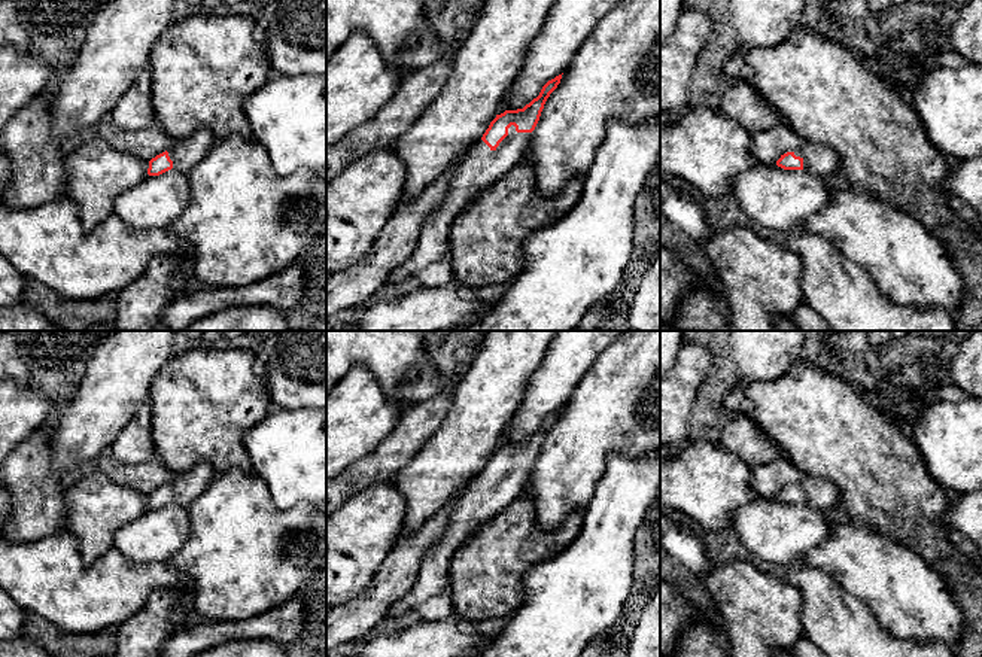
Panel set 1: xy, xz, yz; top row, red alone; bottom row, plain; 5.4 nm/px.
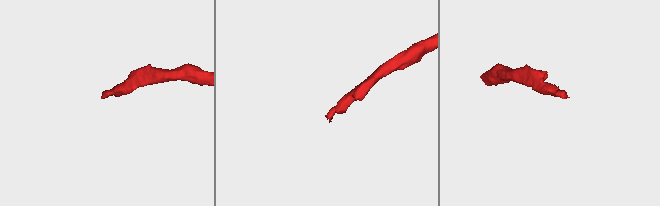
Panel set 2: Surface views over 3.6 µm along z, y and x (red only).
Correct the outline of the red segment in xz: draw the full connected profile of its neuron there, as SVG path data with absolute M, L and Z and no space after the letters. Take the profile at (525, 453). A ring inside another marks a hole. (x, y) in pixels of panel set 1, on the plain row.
M562 408L548 414L539 429L523 442L496 448L483 471L468 481L463 495L453 507L443 538L426 551L411 590L395 600L386 617L395 618L407 614L450 588L452 557L480 524L522 496L544 438L560 413Z

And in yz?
M805 475L799 484L781 489L776 499L784 504L805 504L826 514L840 507L836 487L829 480L809 475Z

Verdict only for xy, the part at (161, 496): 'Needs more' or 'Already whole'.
Needs more

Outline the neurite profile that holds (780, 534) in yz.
M757 498L738 508L730 530L761 562L794 568L830 535L829 514L805 504Z

